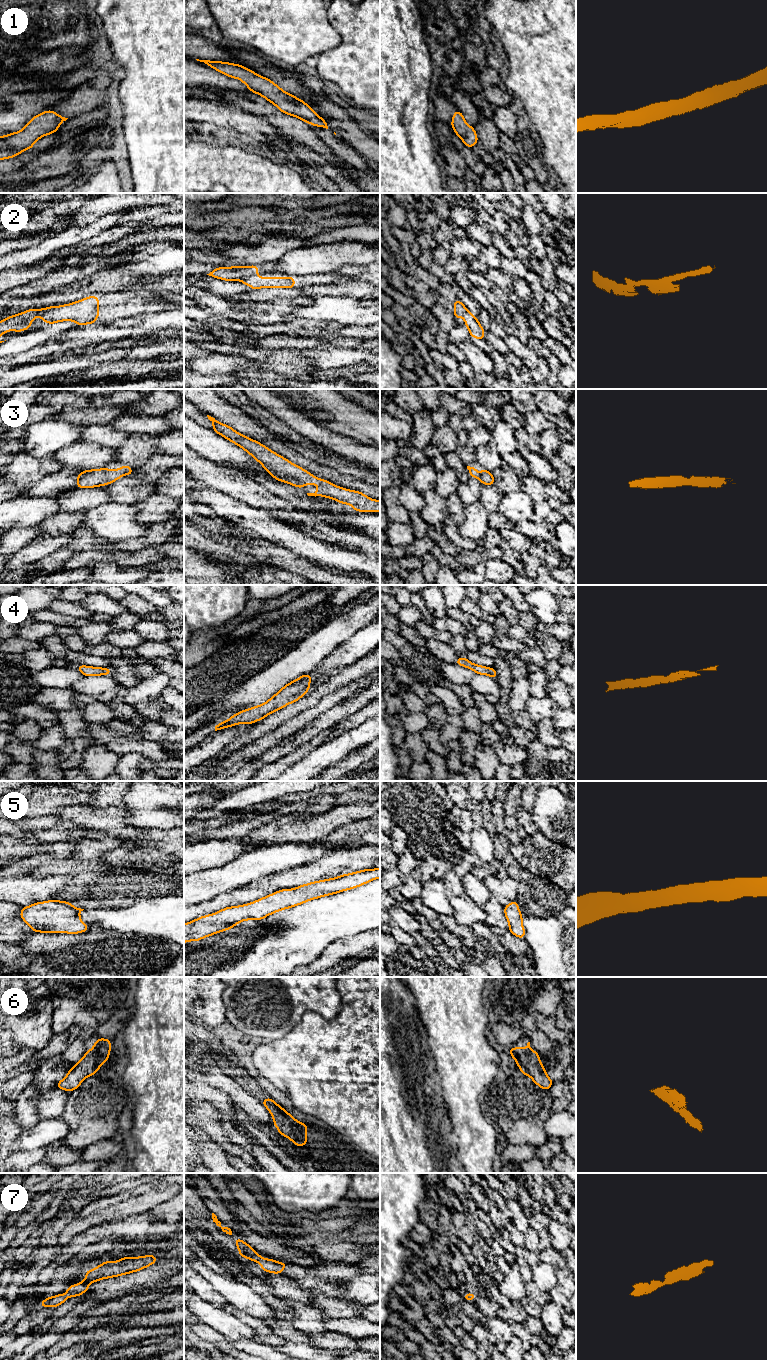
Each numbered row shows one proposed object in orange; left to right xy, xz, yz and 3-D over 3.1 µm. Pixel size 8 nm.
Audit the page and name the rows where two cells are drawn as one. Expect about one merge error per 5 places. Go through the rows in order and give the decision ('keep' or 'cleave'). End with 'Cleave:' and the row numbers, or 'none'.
1: keep
2: keep
3: keep
4: keep
5: keep
6: keep
7: keep
Cleave: none

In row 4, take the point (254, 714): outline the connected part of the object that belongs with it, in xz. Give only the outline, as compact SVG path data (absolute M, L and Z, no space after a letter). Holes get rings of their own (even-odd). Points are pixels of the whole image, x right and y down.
M308 673L304 674L296 680L286 684L265 703L240 711L228 720L218 723L215 726L215 731L237 724L252 724L284 708L288 704L298 701L309 691L310 681L312 679L313 678Z

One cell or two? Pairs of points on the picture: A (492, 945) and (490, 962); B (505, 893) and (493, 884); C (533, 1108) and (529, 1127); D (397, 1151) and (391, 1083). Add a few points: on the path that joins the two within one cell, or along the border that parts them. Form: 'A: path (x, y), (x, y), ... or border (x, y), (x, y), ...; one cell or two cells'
A: border (487, 955), (493, 955), (500, 960); two cells
B: path (502, 890), (496, 886); one cell
C: path (529, 1113), (529, 1122); one cell
D: path (391, 1134), (391, 1100); one cell

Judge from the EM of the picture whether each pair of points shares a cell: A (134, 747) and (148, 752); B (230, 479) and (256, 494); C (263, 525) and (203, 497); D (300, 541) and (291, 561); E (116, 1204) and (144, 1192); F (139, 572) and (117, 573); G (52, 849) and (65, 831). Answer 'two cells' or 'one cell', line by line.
A: one cell
B: one cell
C: one cell
D: two cells
E: one cell
F: one cell
G: one cell

